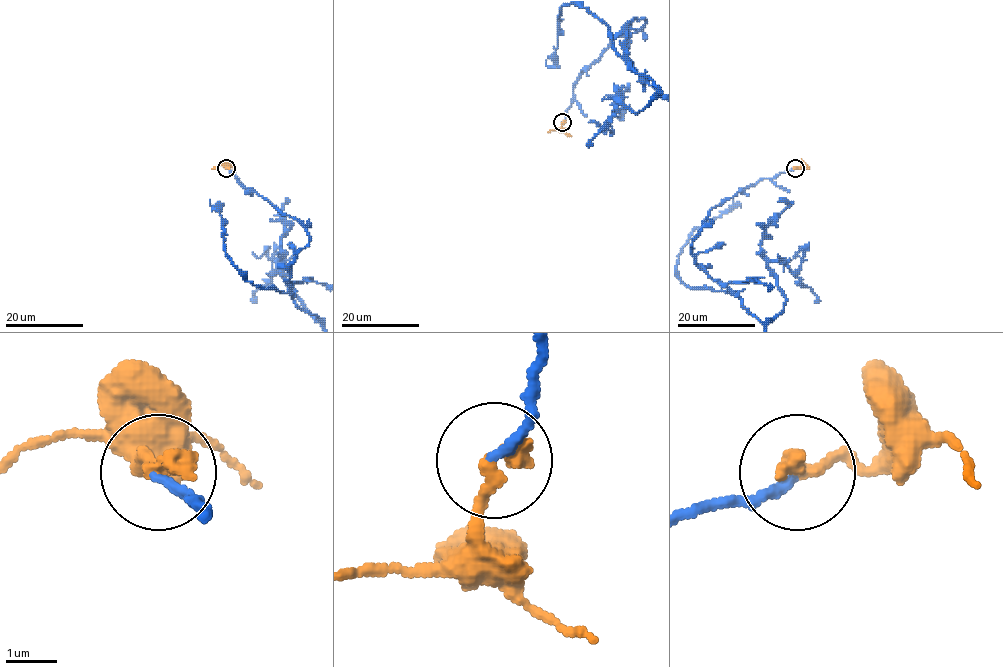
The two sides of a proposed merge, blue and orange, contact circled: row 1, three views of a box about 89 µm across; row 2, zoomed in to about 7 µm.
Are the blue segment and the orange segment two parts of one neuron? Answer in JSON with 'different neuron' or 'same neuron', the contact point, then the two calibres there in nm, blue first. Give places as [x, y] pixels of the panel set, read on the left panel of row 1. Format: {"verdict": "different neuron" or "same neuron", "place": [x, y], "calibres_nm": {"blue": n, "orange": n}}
{"verdict": "same neuron", "place": [226, 168], "calibres_nm": {"blue": 180, "orange": 360}}

